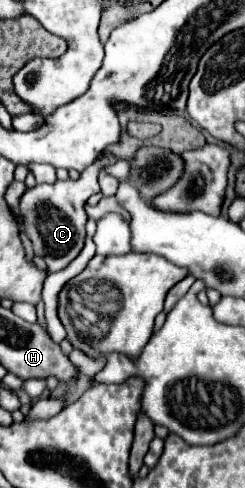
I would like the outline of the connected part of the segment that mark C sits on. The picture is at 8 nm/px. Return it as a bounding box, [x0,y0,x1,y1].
[18,154,118,272]

